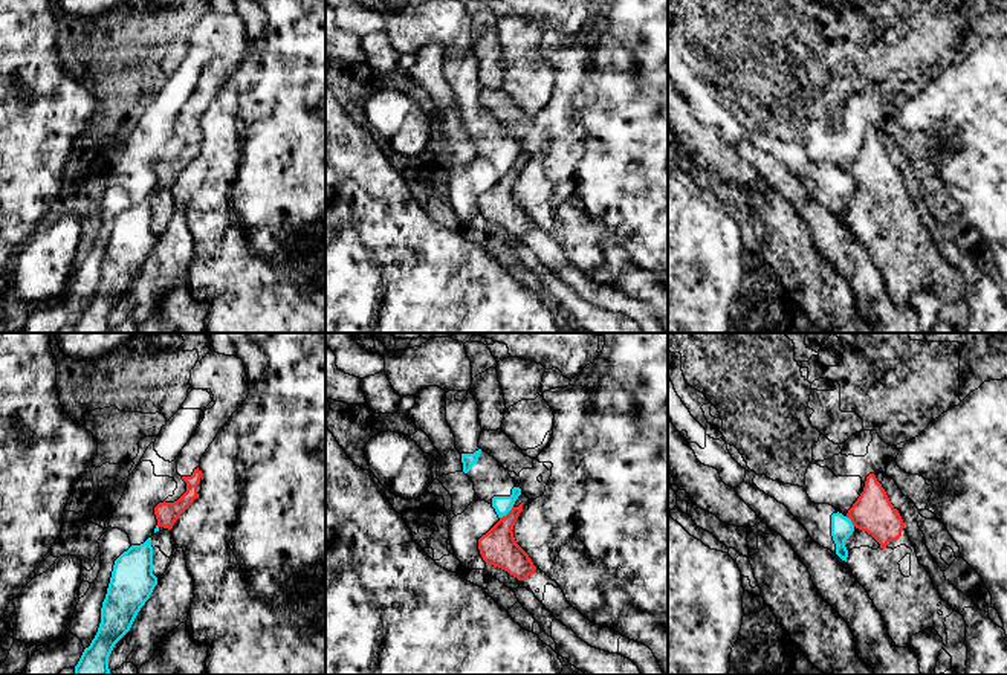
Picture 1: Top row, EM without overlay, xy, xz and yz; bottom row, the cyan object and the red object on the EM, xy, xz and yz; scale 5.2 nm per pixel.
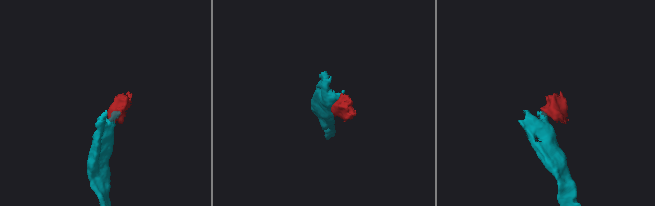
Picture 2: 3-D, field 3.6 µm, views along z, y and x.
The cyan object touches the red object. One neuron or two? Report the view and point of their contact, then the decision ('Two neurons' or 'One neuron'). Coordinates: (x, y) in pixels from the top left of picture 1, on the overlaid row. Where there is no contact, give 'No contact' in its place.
Touches cyan at xz (506, 513). Two neurons

